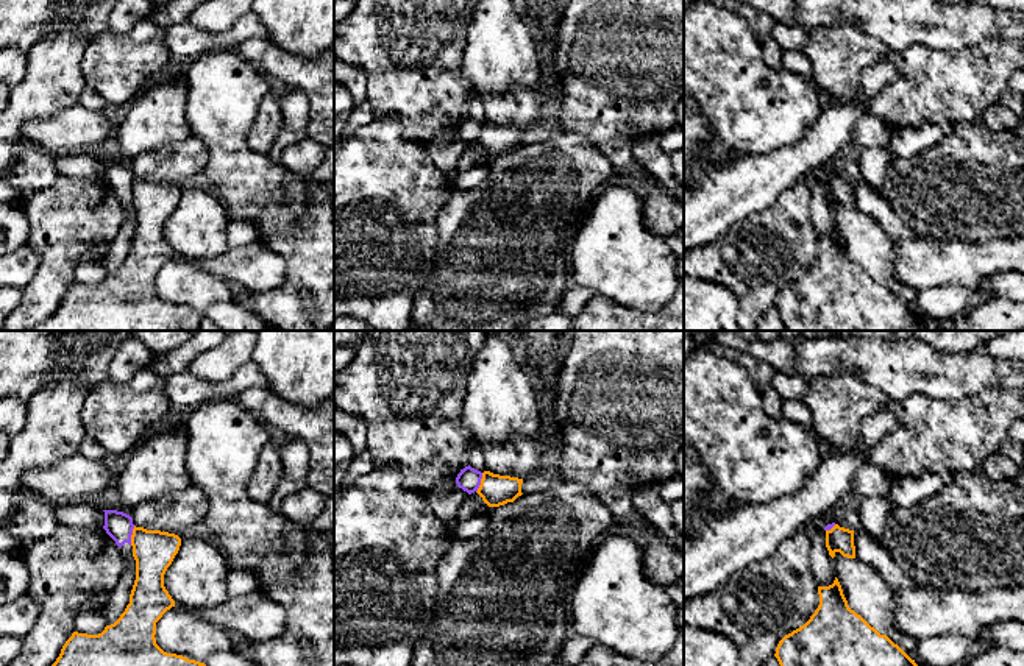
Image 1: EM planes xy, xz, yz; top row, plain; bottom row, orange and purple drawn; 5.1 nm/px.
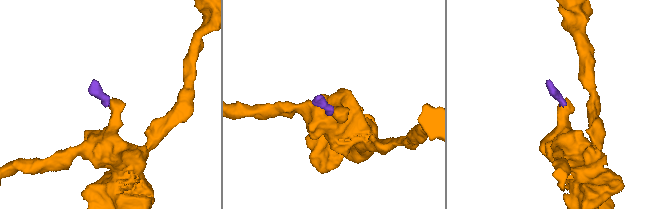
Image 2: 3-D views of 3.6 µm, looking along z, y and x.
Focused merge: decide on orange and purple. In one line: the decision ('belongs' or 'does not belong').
does not belong

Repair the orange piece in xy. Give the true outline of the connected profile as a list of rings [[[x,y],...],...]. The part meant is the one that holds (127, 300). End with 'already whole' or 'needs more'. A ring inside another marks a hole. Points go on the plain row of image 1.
[[[134,176],[131,197],[136,231],[125,262],[98,285],[73,282],[56,312],[31,331],[219,331],[204,314],[167,304],[156,295],[156,273],[175,257],[164,237],[164,225],[180,201],[181,189]]] | already whole

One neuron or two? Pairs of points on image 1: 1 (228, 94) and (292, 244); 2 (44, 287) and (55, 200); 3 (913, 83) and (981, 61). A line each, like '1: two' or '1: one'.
1: one
2: one
3: one

